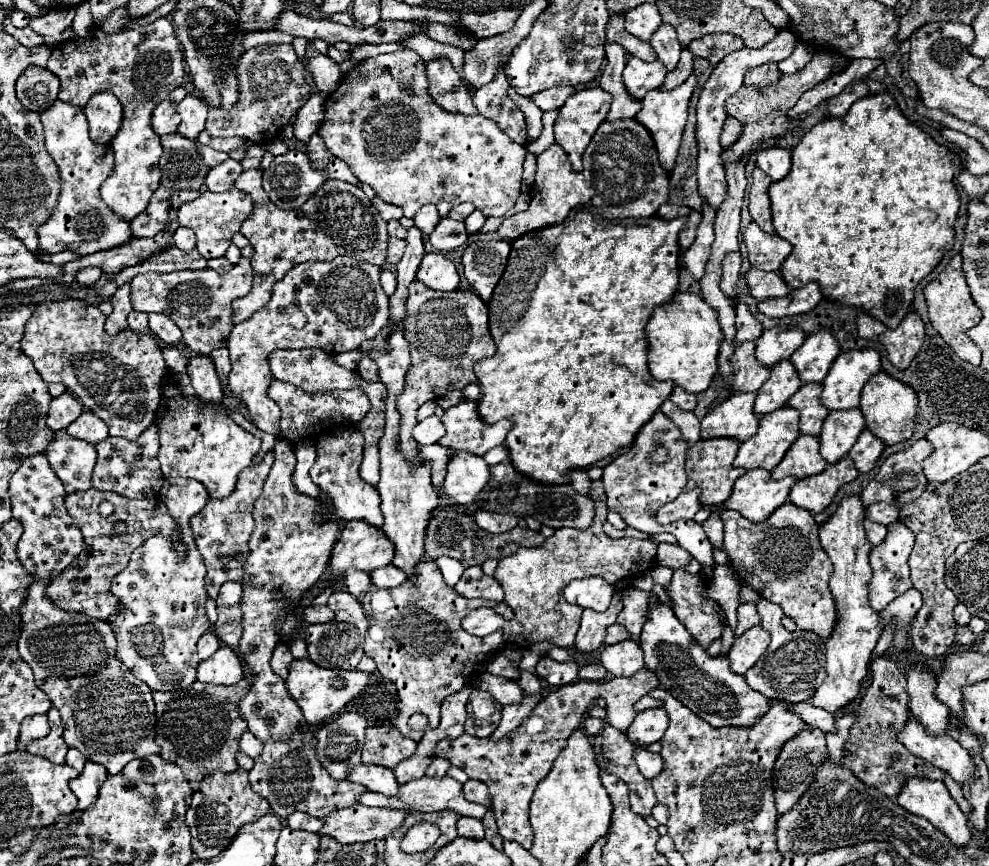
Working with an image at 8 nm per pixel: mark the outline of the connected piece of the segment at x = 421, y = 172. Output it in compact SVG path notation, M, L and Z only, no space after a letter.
M409 48L367 58L347 72L339 88L327 96L325 120L317 134L323 138L325 148L333 156L345 160L363 184L369 184L381 200L401 206L407 218L413 218L421 206L437 204L441 200L449 204L473 202L487 218L503 216L515 206L521 194L523 160L527 154L525 146L511 142L499 128L495 128L495 122L483 118L481 114L463 116L445 112L433 102L427 86L425 62Z

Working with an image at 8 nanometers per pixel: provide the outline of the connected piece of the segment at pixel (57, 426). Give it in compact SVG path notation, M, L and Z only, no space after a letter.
M69 392L53 398L51 408L49 408L49 416L47 416L47 426L57 432L67 428L71 422L75 422L79 416L83 414L83 406L77 402L77 398Z

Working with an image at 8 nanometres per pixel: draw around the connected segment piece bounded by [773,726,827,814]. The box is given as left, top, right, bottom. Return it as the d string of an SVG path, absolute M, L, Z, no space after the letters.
M805 726L803 734L795 736L793 740L789 740L777 762L775 762L775 770L773 770L773 788L775 788L775 802L777 802L777 812L783 814L783 810L789 810L791 806L795 806L795 802L803 796L803 792L807 790L807 786L811 784L811 774L815 774L815 766L819 766L819 762L823 762L823 758L827 758L827 746L825 746L825 734L821 730L815 730L813 726Z

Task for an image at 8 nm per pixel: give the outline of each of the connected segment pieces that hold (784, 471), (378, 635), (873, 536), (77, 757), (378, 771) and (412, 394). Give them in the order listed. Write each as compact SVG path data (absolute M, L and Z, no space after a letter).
M799 436L795 440L795 444L787 450L781 464L771 472L771 476L775 480L781 480L785 476L793 476L793 478L801 480L801 478L823 472L825 466L827 466L827 462L819 454L819 440L811 438L811 436L807 436L807 438Z
M433 560L419 562L415 582L403 582L391 590L371 588L359 596L359 602L369 618L365 652L375 660L379 674L391 680L397 690L399 702L397 708L391 708L391 716L395 716L393 726L415 742L423 738L423 732L409 728L409 718L413 714L423 714L429 718L429 726L437 728L443 698L455 694L455 690L461 690L467 682L477 680L483 664L489 664L503 644L503 634L499 630L485 638L467 634L461 628L461 618L481 606L497 610L505 620L513 618L513 610L505 602L467 600L457 596L455 590L443 582L441 570Z
M869 516L865 518L865 530L867 530L867 538L873 546L877 546L879 542L883 542L885 534L887 534L887 528L883 524L877 524L877 522L871 522Z
M69 748L69 752L67 752L67 764L69 764L69 766L73 766L77 772L81 772L83 766L85 766L85 762L87 762L87 758L85 758L79 750Z
M359 764L353 770L349 770L349 780L363 784L371 792L381 792L385 796L395 796L399 790L399 784L395 780L393 770L377 766L377 764Z
M411 282L409 298L407 298L407 318L403 322L403 336L409 342L411 350L411 366L407 370L405 388L397 398L397 410L401 414L401 430L399 430L399 450L407 462L415 462L417 456L417 442L411 438L411 430L415 426L415 412L421 404L435 400L439 396L449 394L451 390L461 390L463 386L477 382L473 374L473 366L481 358L489 358L497 352L495 342L489 334L489 312L487 304L473 292L473 290L453 290L453 292L435 292L421 282Z

